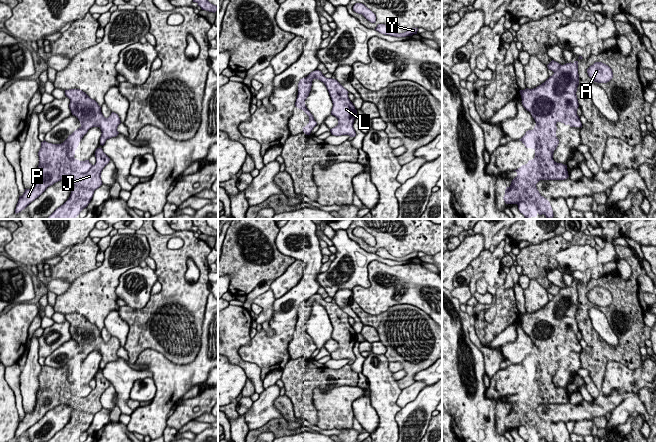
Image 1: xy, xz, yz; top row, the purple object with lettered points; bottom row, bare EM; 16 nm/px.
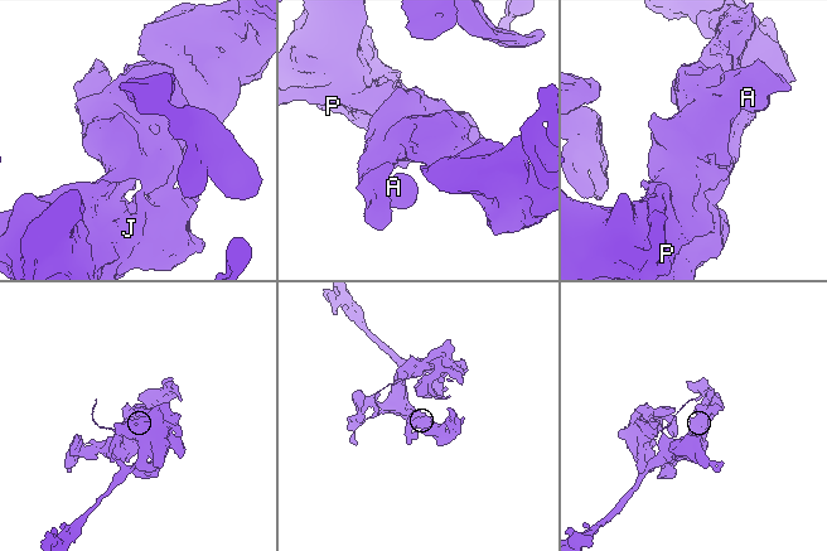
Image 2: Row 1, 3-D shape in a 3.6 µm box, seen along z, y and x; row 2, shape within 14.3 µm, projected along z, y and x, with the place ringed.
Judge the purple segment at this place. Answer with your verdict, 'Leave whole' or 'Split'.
Leave whole

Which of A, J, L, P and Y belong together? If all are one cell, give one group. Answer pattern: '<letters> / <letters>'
A J L P Y

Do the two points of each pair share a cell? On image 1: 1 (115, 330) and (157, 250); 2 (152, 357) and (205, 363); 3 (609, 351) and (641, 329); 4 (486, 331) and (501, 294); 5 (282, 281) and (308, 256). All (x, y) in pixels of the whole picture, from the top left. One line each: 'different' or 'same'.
1: different
2: same
3: same
4: same
5: different

